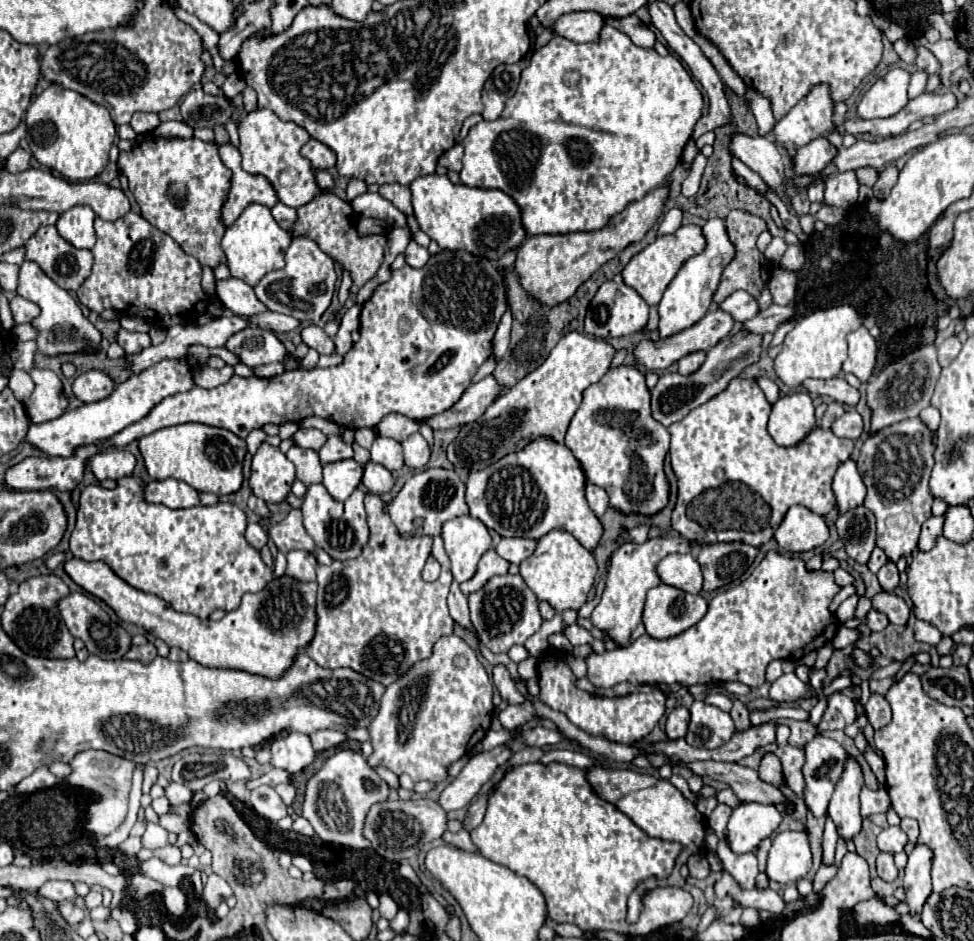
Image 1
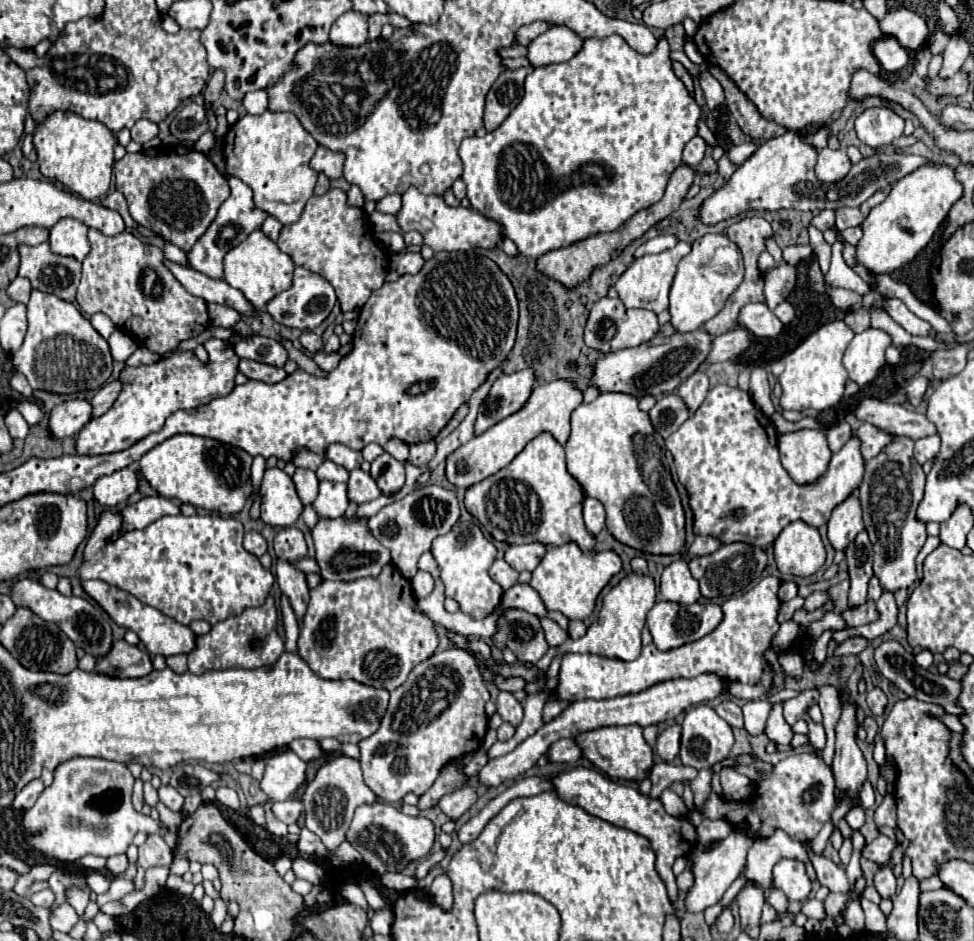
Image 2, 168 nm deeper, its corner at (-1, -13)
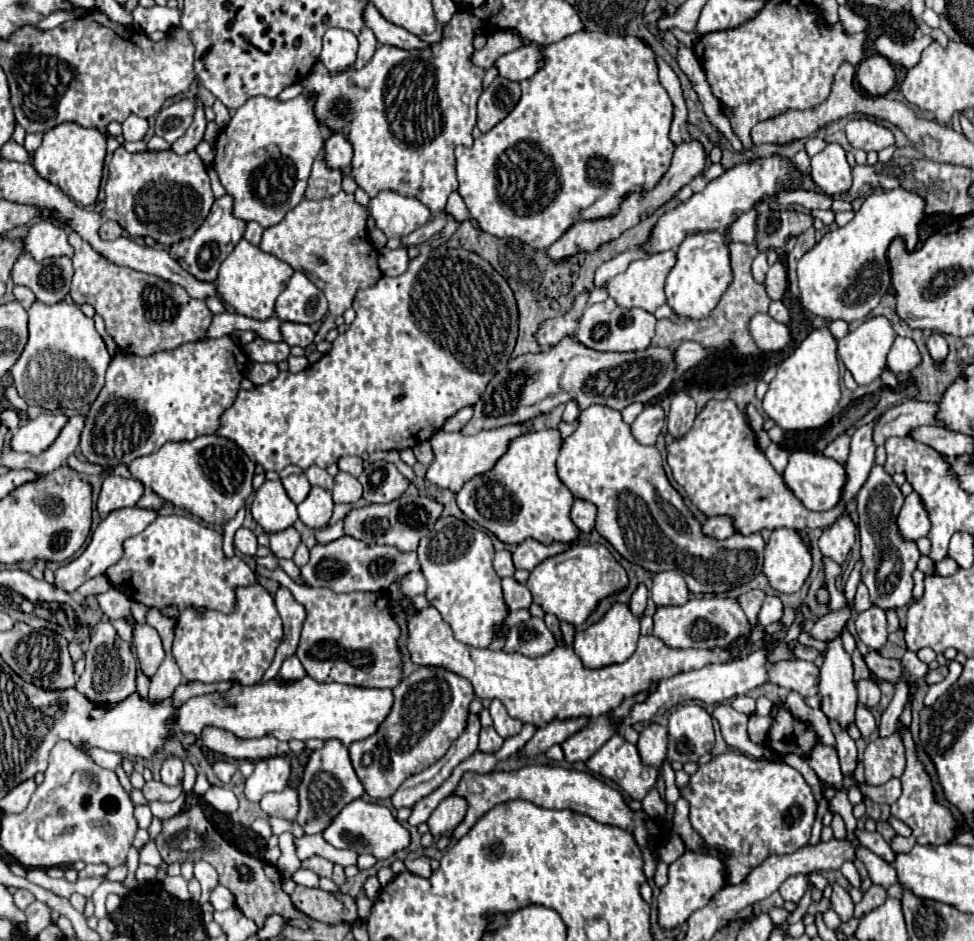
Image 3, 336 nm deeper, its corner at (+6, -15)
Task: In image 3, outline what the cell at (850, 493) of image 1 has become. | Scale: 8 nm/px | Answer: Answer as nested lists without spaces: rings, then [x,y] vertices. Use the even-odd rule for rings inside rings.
[[[841,517],[837,519],[827,531],[823,531],[821,539],[819,539],[819,549],[825,557],[833,559],[835,563],[843,565],[853,543],[855,543],[855,525],[851,521],[851,517]]]

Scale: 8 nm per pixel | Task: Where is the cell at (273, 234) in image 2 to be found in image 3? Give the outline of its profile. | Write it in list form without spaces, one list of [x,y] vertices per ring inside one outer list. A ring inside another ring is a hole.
[[[249,221],[249,223],[247,223],[247,227],[245,227],[245,235],[243,235],[243,237],[245,237],[251,245],[259,245],[263,231],[265,231],[265,229],[263,229],[259,223]]]

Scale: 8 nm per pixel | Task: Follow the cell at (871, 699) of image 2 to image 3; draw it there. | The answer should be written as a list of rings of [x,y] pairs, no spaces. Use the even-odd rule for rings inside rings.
[[[859,679],[857,691],[859,691],[859,703],[863,703],[865,707],[875,707],[881,699],[879,685],[873,679]]]

